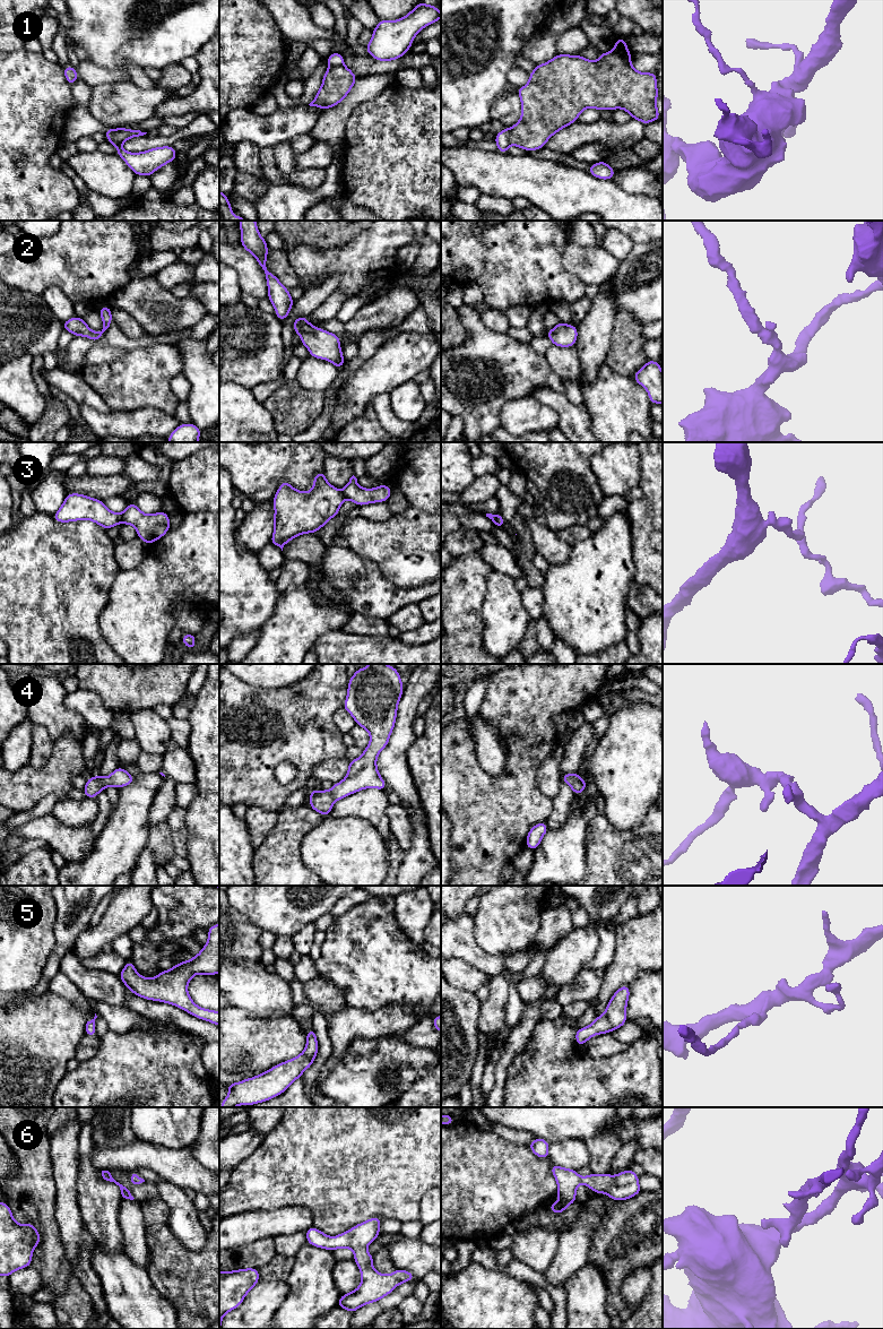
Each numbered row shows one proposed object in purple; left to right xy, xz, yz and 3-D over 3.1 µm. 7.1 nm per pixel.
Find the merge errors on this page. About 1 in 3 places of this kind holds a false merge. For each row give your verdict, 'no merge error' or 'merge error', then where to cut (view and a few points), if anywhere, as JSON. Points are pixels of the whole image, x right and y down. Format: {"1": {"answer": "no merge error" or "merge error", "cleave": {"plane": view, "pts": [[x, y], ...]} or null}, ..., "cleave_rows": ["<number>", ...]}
{"1": {"answer": "merge error", "cleave": {"plane": "xy", "pts": [[114, 129], [111, 140], [120, 145]]}}, "2": {"answer": "no merge error", "cleave": null}, "3": {"answer": "merge error", "cleave": {"plane": "xy", "pts": [[120, 514], [122, 521]]}}, "4": {"answer": "no merge error", "cleave": null}, "5": {"answer": "no merge error", "cleave": null}, "6": {"answer": "no merge error", "cleave": null}, "cleave_rows": ["1", "3"]}

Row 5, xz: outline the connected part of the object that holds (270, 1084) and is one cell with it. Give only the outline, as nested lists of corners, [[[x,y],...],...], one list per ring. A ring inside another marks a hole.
[[[313,1028],[309,1029],[304,1051],[294,1059],[282,1062],[266,1072],[239,1082],[225,1085],[230,1094],[220,1107],[254,1105],[279,1096],[309,1069],[318,1053],[318,1041]]]

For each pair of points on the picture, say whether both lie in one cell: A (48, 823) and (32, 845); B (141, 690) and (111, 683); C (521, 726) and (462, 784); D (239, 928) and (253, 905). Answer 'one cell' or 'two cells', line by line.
A: two cells
B: one cell
C: one cell
D: two cells

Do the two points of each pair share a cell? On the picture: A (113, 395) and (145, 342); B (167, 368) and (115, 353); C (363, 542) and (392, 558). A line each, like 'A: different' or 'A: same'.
A: different
B: different
C: same

